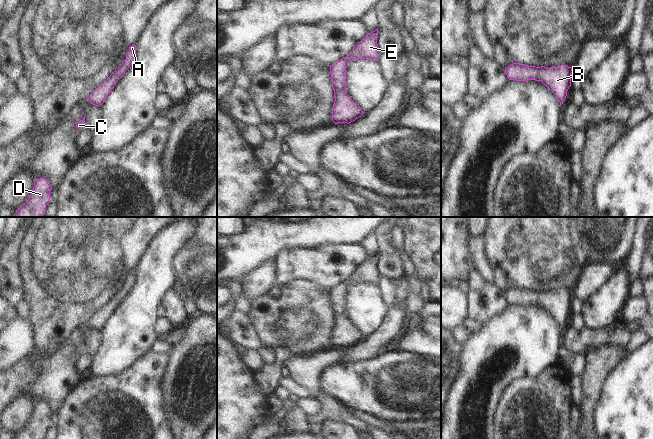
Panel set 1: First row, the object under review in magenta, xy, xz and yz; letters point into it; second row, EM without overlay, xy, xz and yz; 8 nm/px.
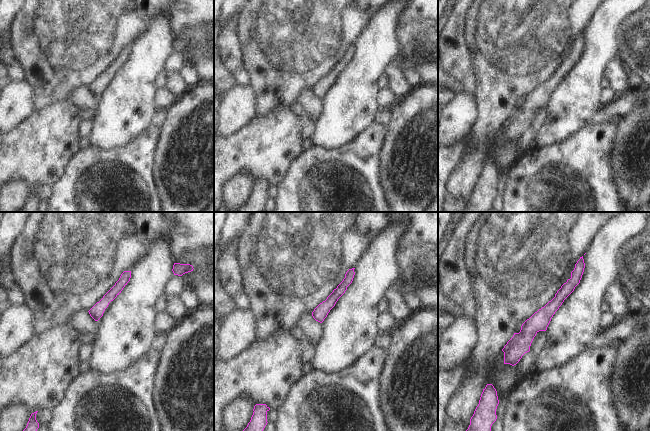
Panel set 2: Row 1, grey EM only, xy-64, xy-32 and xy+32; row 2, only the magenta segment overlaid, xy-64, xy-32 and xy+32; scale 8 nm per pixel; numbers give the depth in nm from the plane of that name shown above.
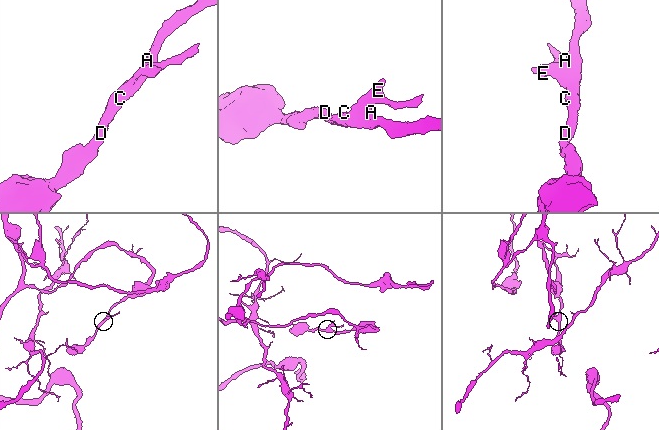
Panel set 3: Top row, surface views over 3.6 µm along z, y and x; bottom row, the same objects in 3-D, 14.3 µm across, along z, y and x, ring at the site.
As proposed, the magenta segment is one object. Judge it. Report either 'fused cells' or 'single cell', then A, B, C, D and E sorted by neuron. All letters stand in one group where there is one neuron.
single cell; A B C D E

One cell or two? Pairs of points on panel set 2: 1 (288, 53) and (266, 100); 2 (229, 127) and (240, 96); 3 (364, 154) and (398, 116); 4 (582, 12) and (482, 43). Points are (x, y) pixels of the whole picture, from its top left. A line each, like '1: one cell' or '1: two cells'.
1: one cell
2: one cell
3: two cells
4: one cell

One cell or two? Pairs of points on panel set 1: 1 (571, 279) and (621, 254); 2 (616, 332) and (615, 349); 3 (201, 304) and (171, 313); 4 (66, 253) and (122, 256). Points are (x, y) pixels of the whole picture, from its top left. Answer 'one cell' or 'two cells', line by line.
1: two cells
2: two cells
3: two cells
4: one cell

